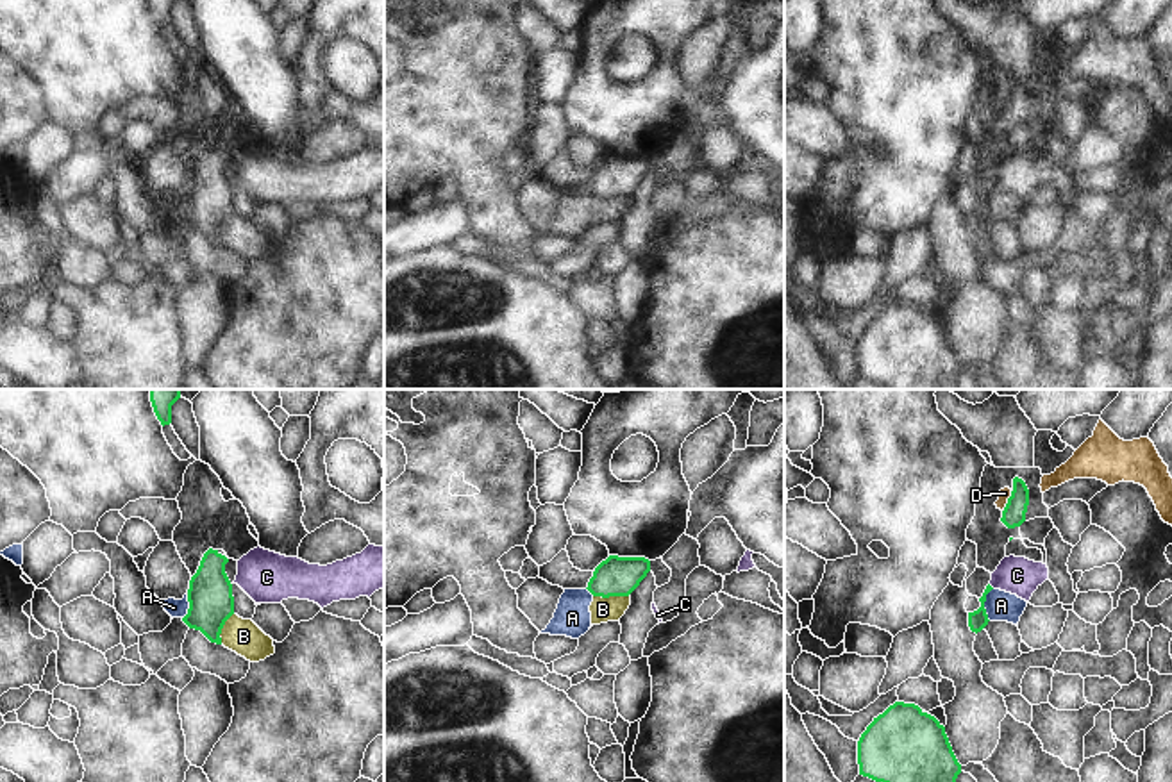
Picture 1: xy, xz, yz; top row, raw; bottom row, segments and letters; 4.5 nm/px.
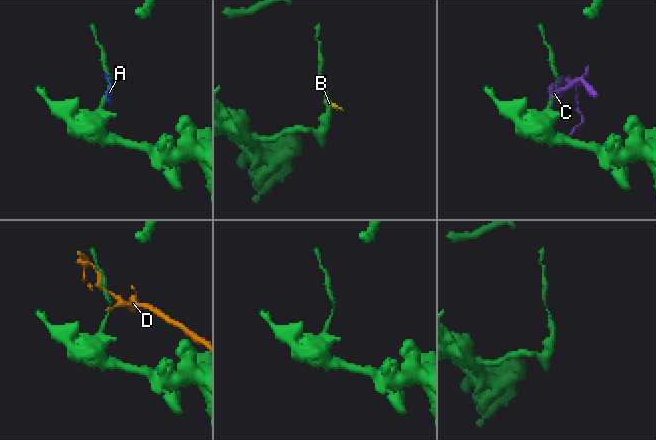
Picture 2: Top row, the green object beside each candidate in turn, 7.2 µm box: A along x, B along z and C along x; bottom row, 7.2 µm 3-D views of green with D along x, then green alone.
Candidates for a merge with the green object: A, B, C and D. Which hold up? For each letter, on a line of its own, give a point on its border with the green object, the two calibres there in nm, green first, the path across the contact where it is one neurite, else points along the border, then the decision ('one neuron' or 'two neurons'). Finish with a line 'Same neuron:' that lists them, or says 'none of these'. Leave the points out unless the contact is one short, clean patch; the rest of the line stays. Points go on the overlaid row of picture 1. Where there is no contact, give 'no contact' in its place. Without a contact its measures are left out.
A: contact yz (983, 604); calibres 90 and 140 nm; border yz (992, 588), (985, 602), (988, 620); two neurons
B: contact xz (611, 595); calibres 180 and 110 nm; border xz (594, 595), (627, 597); two neurons
C: contact yz (990, 586); calibres 90 and 170 nm; border yz (988, 584), (994, 588); two neurons
D: contact yz (1008, 502); calibres 110 and 50 nm; border yz (1012, 491), (1003, 511); two neurons
Same neuron: none of these

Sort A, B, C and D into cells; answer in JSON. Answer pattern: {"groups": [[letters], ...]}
{"groups": [["A", "B"], ["C"], ["D"]]}

